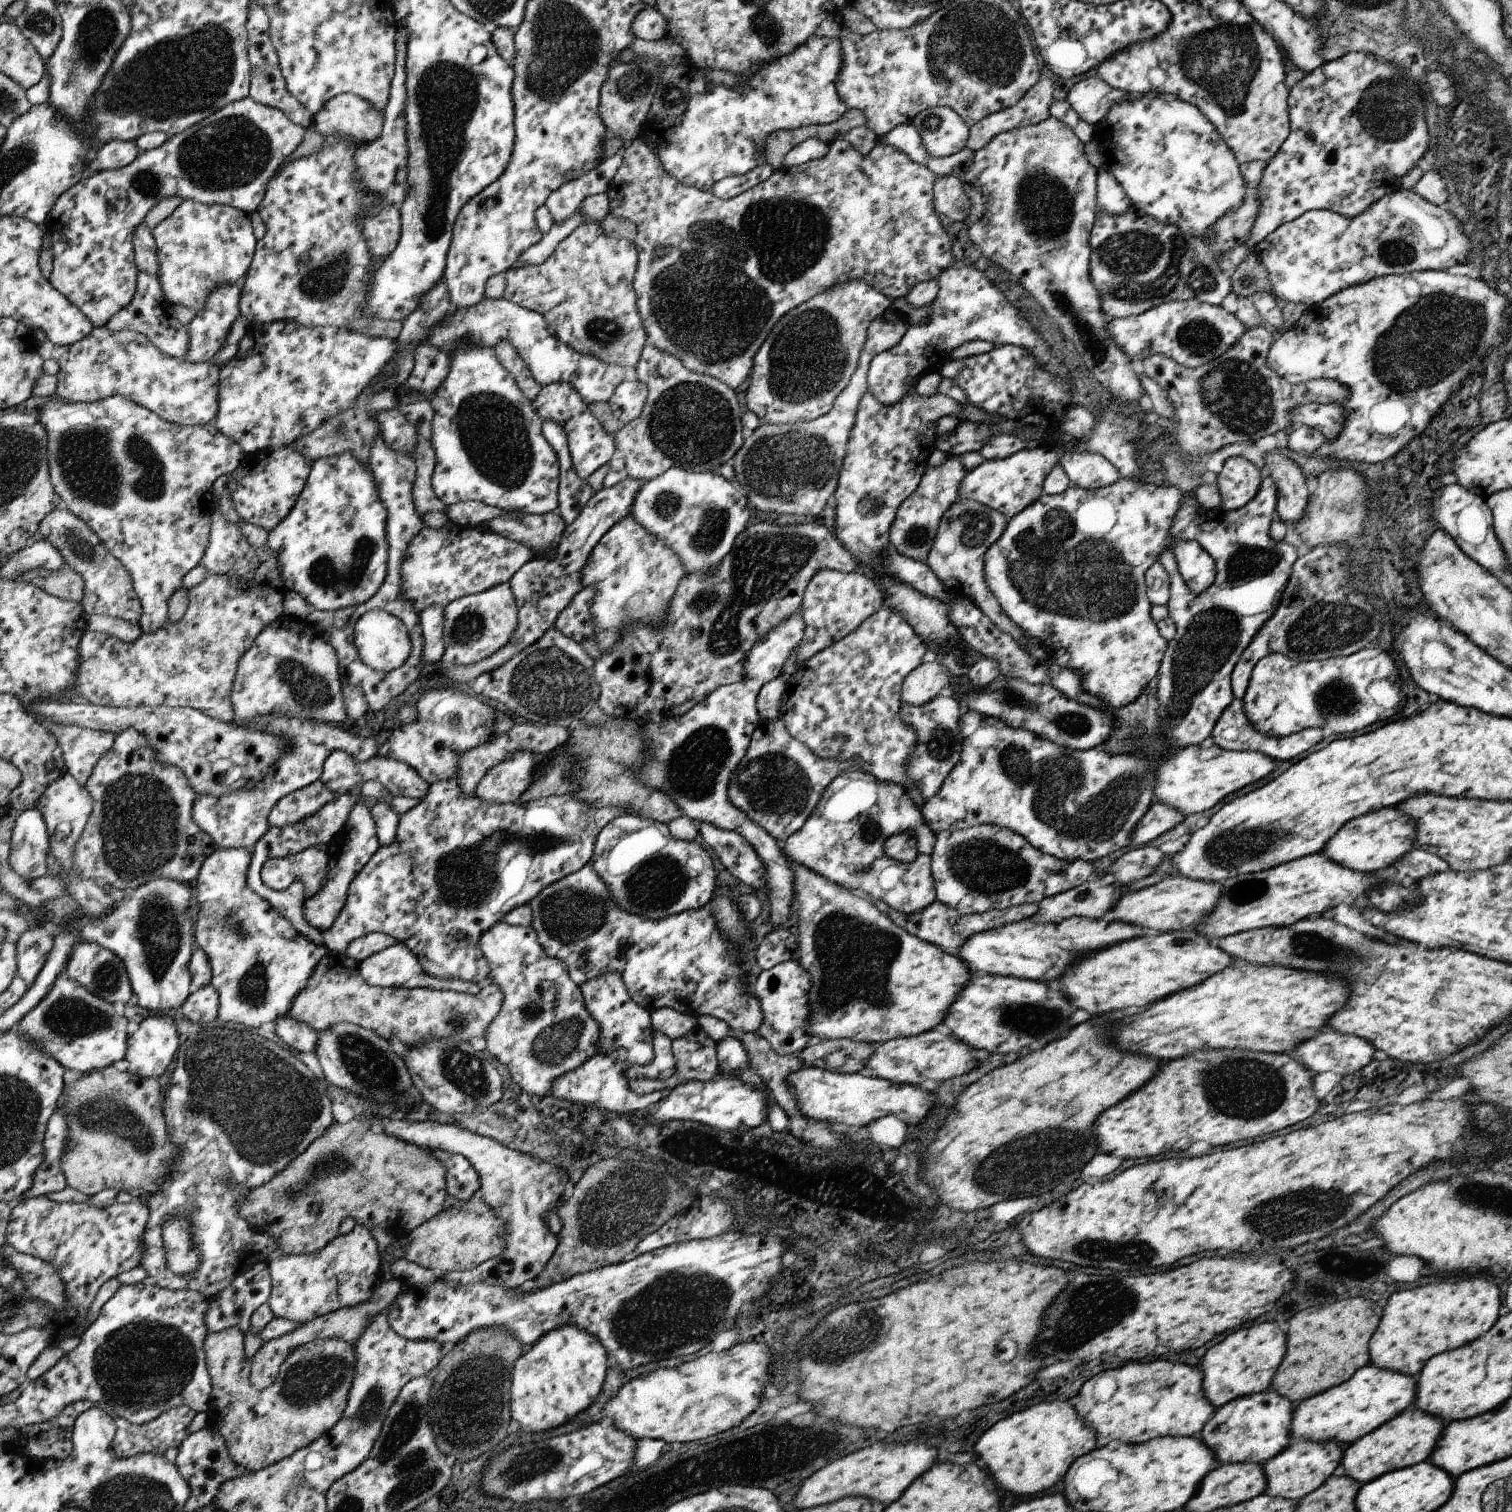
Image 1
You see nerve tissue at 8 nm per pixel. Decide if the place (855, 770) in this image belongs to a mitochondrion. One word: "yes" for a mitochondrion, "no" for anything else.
no

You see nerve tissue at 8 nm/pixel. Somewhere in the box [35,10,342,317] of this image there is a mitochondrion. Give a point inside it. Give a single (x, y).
(159, 88)

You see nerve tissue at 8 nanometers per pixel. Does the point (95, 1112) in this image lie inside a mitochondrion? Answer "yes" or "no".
yes

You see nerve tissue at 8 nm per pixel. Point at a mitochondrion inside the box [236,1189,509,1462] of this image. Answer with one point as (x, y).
(475, 1381)

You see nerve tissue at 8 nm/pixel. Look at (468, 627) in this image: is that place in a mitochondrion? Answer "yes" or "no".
yes

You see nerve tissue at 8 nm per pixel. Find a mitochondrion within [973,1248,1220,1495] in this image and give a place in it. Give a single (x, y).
(1078, 1323)

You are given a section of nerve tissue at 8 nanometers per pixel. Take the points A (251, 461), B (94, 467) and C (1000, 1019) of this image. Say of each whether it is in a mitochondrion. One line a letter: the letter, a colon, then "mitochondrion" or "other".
A: other
B: mitochondrion
C: mitochondrion

